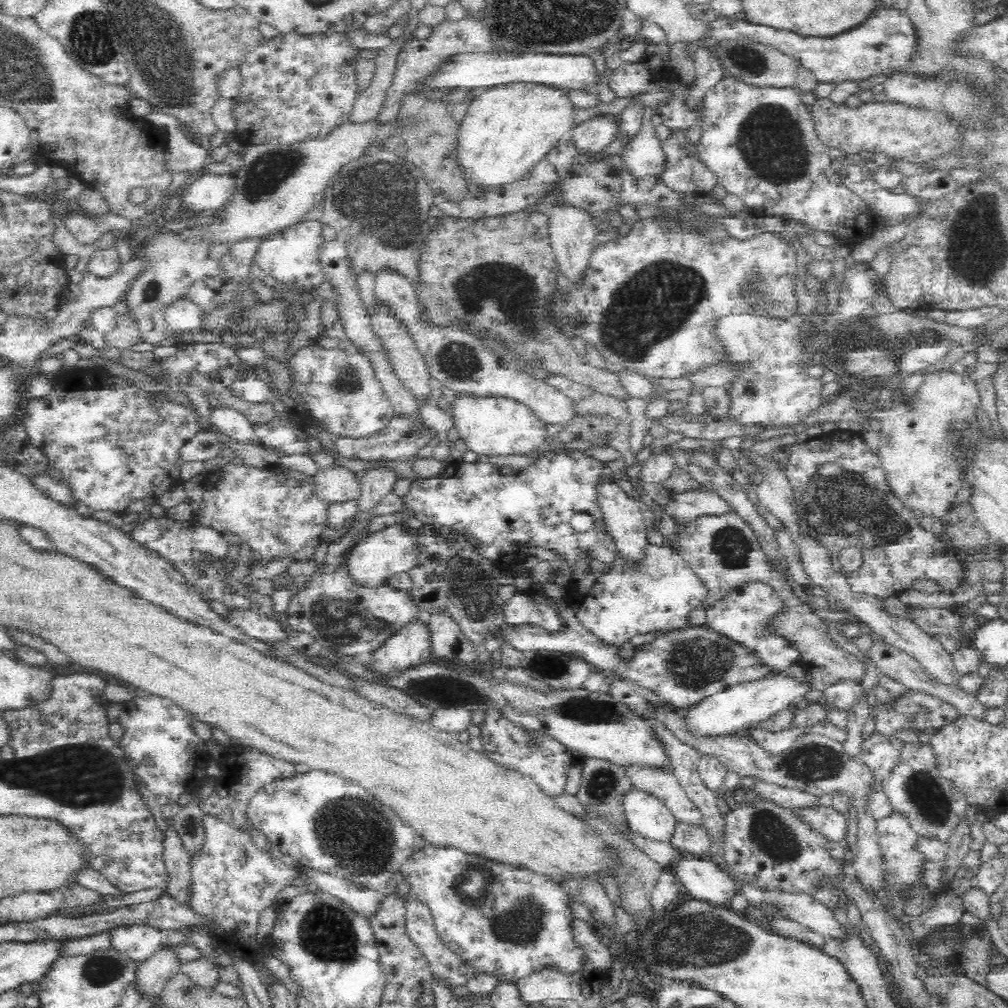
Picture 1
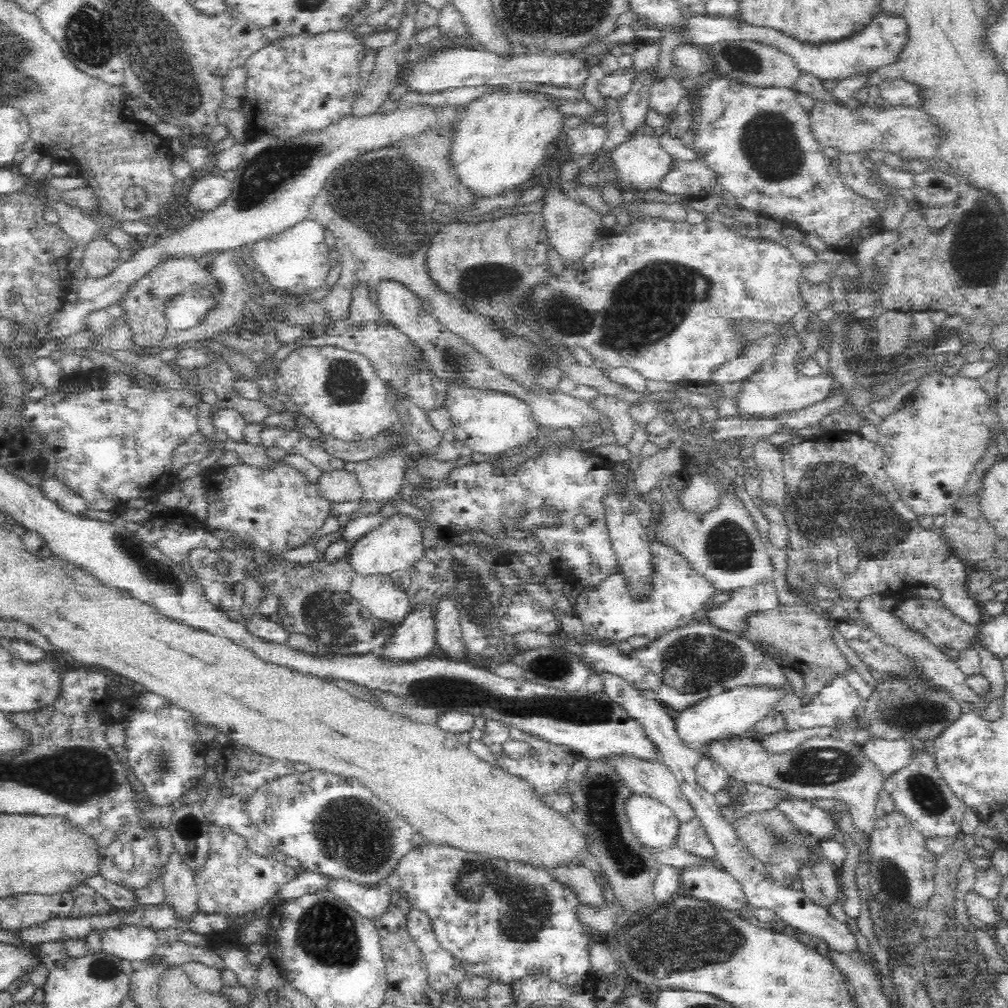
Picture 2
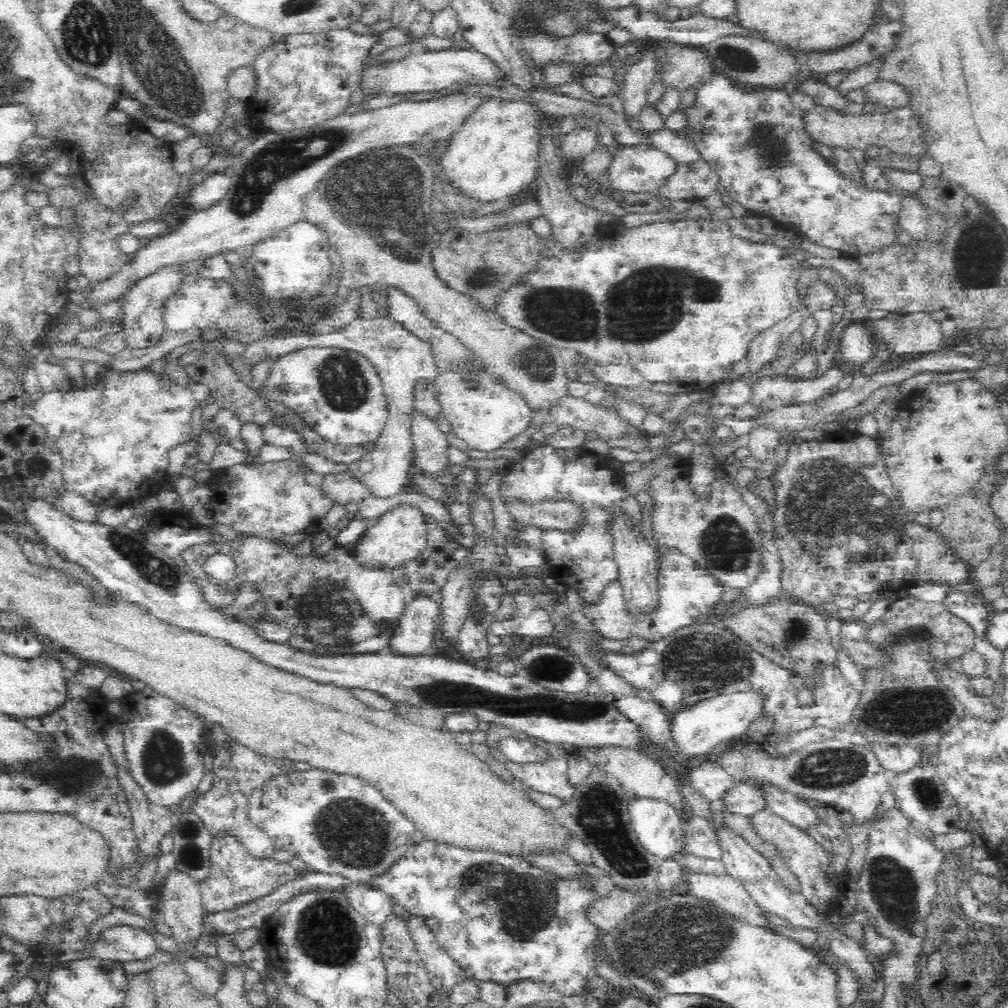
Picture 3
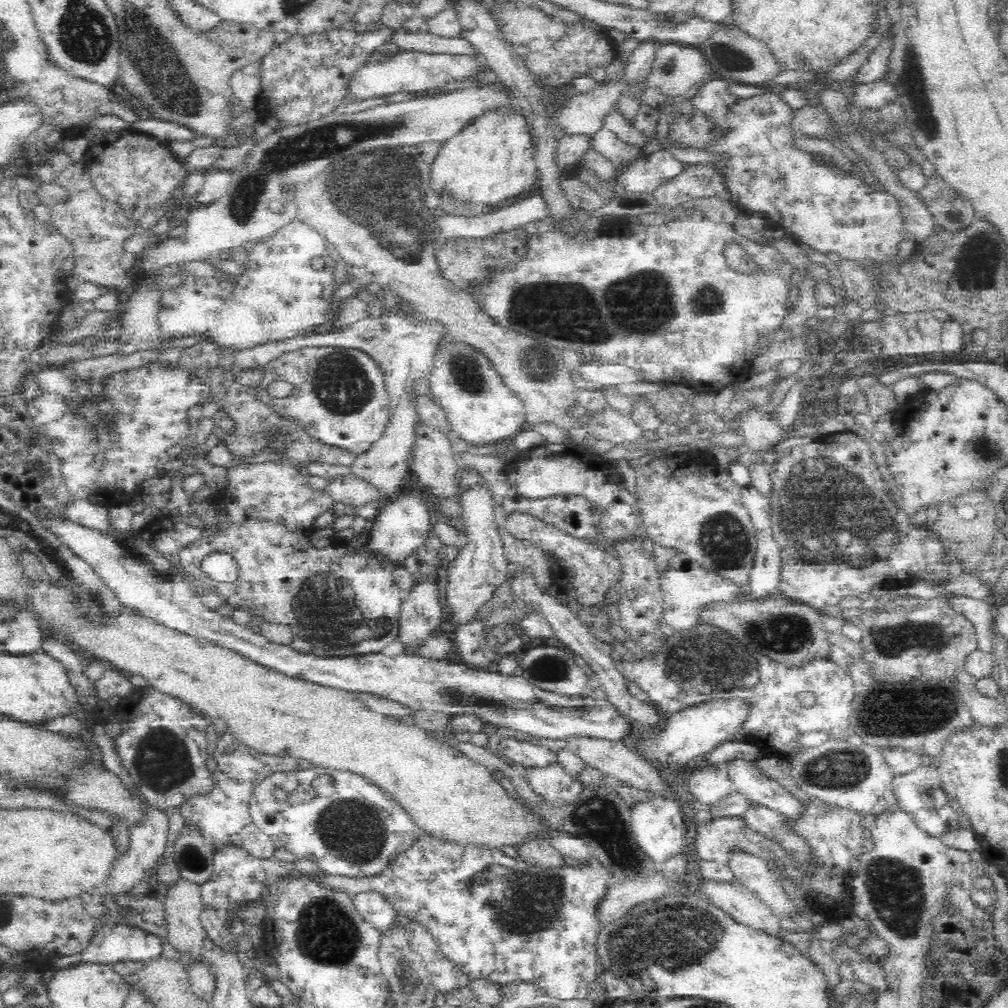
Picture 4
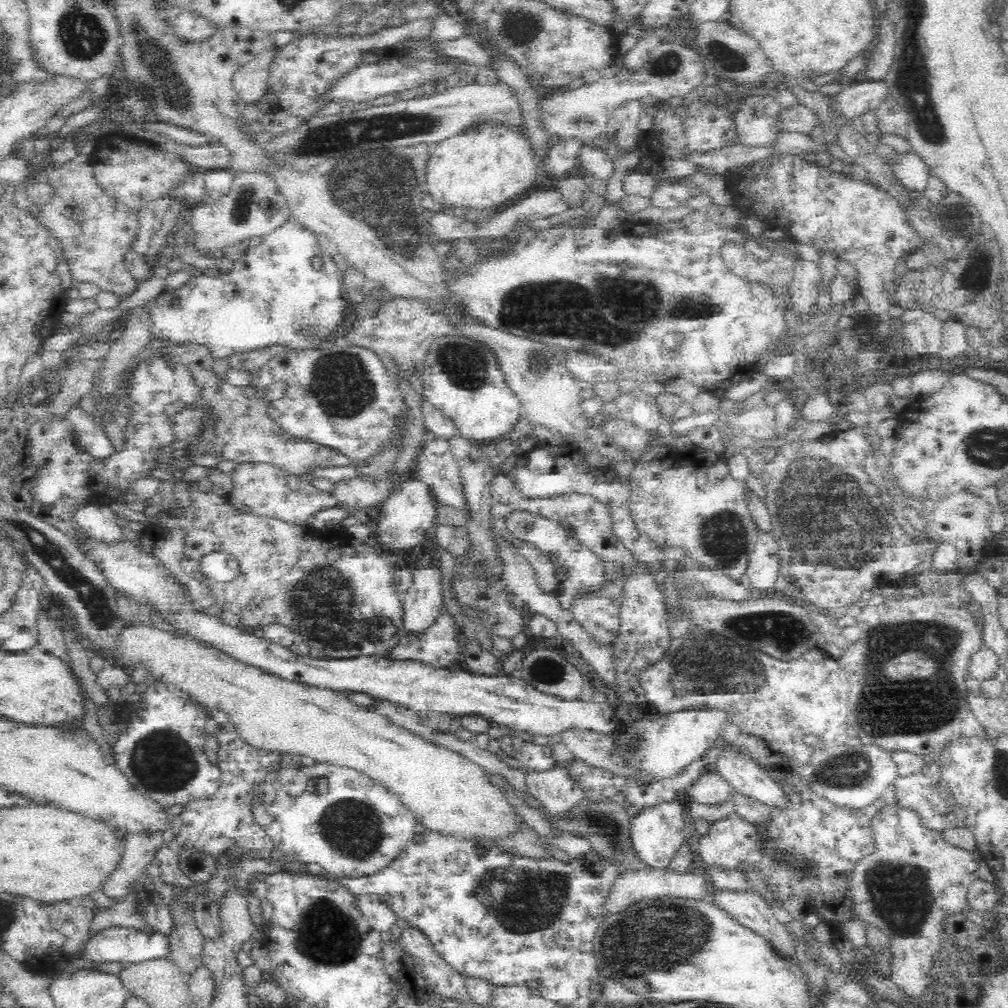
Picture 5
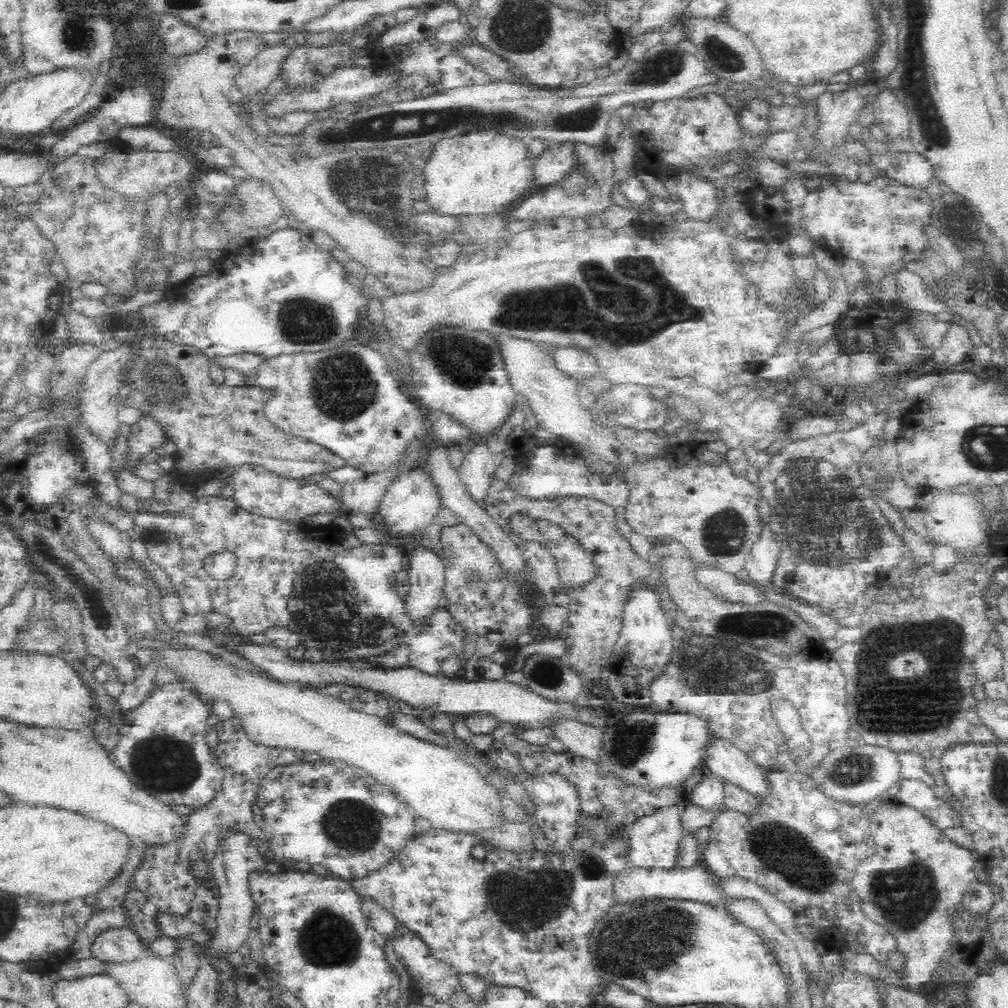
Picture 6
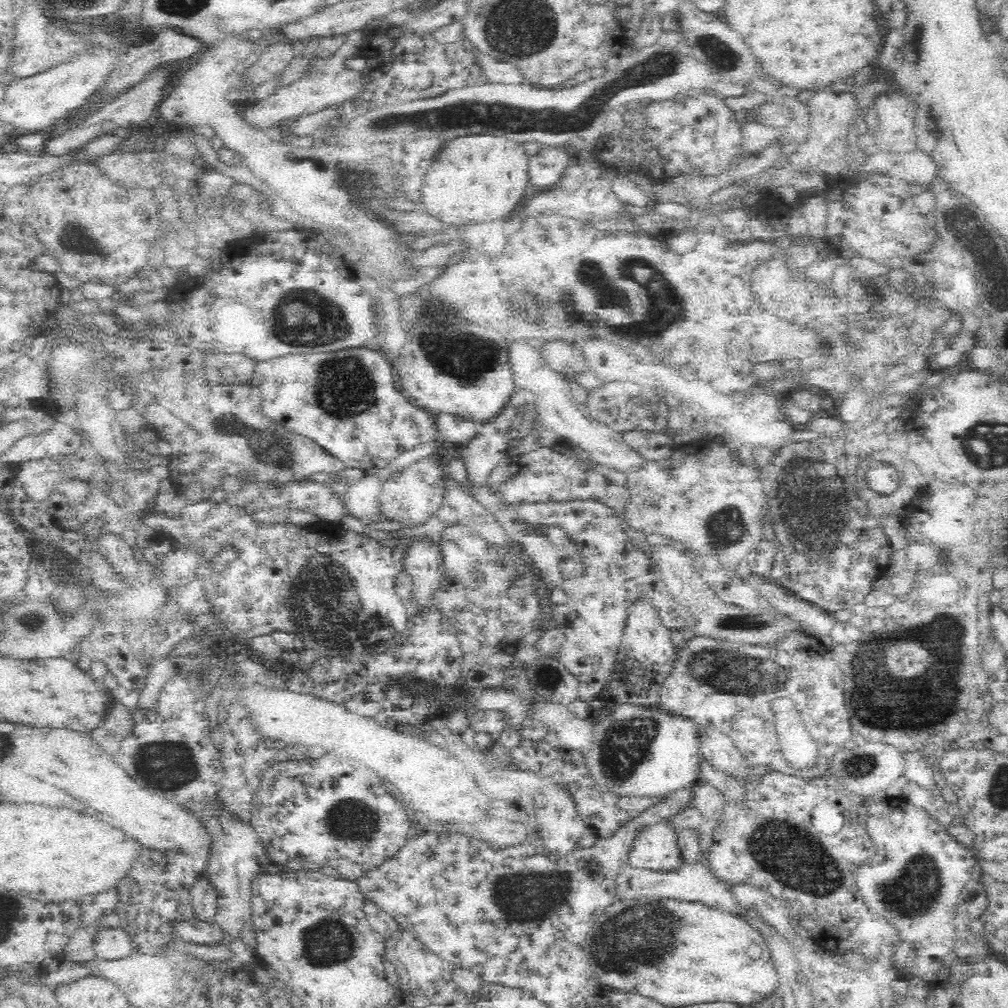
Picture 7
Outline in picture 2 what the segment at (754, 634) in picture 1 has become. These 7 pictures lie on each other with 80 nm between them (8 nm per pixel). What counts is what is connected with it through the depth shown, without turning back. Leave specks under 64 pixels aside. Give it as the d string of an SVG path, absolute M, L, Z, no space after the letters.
M763 581L762 583L756 583L748 587L739 588L736 591L732 591L730 598L726 602L722 603L718 608L707 610L706 622L716 625L726 631L732 631L739 635L741 628L743 627L743 620L751 613L756 611L763 611L774 608L779 599L776 587L772 581Z

